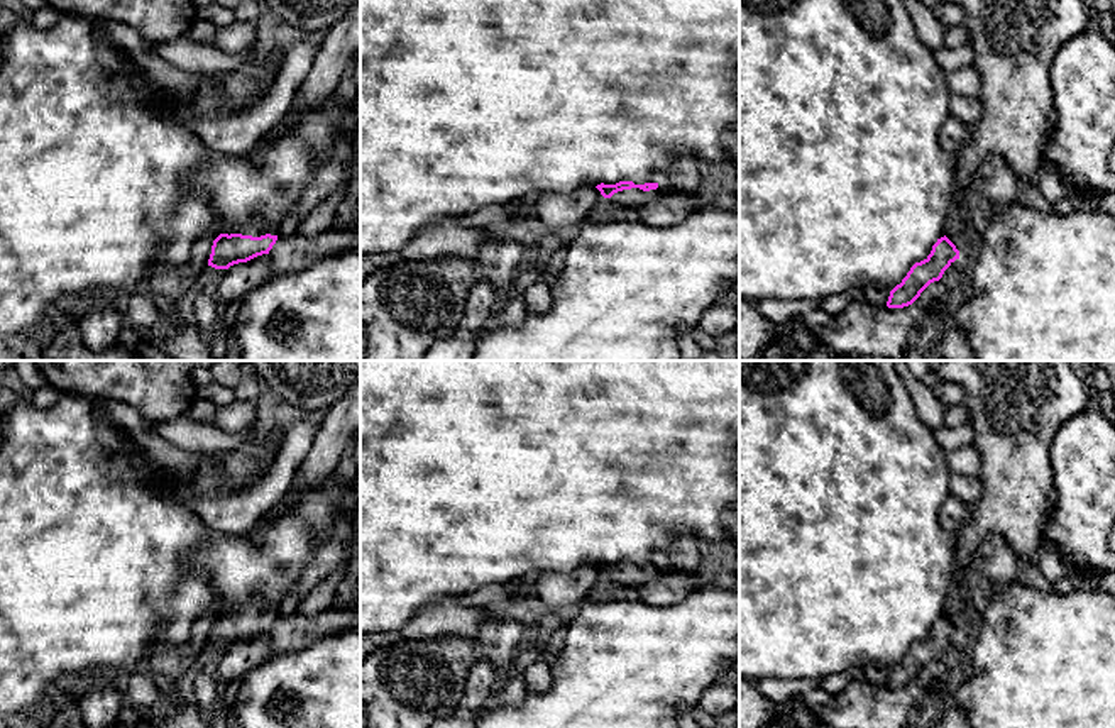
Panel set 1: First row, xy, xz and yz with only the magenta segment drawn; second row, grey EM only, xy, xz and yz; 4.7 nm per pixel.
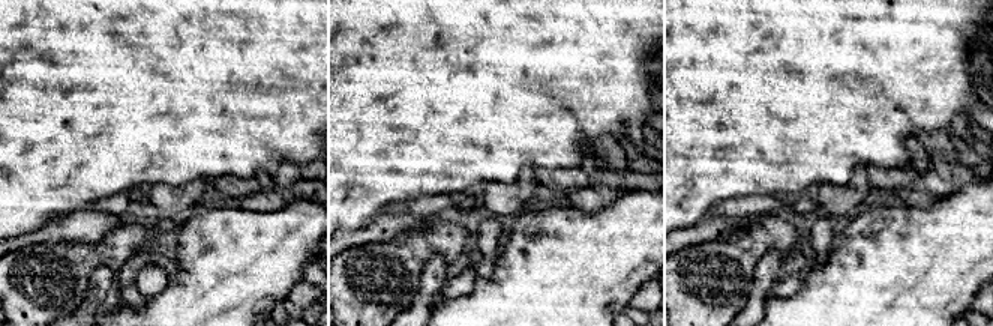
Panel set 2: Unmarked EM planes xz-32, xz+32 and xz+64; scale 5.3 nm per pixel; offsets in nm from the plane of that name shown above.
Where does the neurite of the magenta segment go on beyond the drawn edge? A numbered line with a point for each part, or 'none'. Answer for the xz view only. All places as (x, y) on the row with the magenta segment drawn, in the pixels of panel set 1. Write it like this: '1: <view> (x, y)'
1: xz (635, 197)

